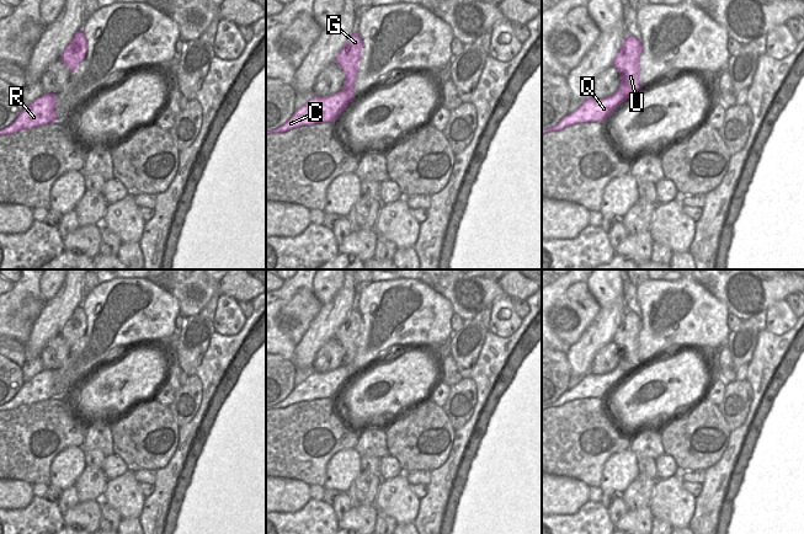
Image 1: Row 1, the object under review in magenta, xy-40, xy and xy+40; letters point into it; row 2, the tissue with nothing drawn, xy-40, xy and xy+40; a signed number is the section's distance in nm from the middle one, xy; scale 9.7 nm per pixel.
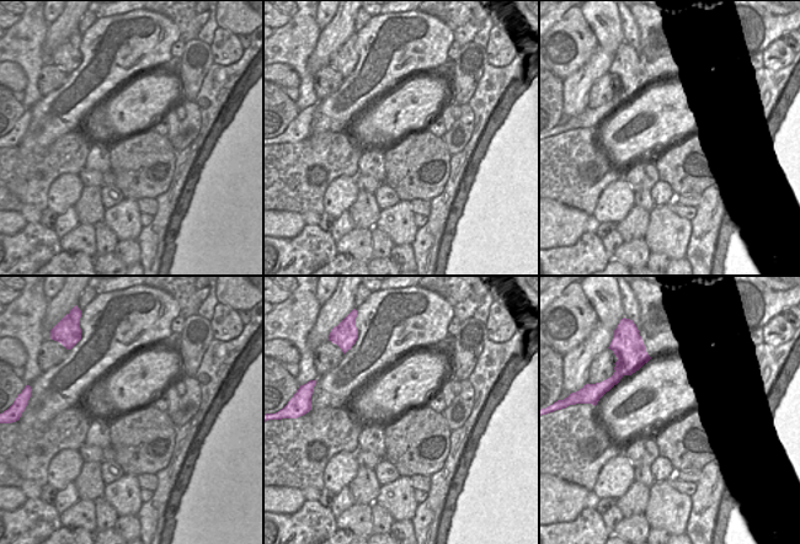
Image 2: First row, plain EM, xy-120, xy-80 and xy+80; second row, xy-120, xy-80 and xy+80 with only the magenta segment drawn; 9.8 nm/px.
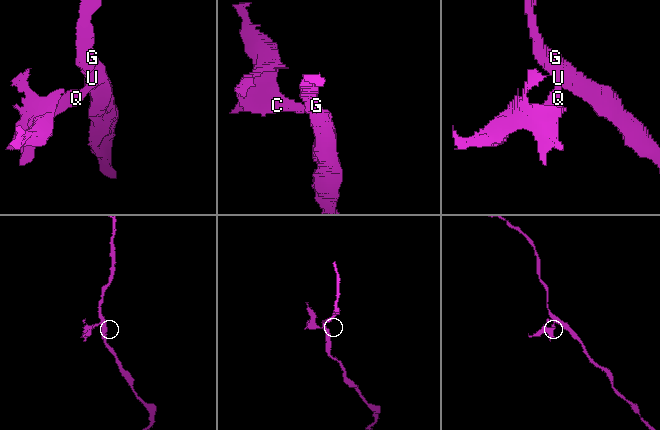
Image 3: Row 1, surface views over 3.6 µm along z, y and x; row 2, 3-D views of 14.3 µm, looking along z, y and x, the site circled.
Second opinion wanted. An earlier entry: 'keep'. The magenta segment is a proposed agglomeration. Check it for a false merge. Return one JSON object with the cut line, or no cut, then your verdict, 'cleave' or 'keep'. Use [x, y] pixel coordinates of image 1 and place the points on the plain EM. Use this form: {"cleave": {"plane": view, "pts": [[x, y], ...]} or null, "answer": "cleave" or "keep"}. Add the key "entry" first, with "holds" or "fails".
{"entry": "fails", "cleave": {"plane": "xy", "pts": [[342, 364], [351, 377]]}, "answer": "cleave"}

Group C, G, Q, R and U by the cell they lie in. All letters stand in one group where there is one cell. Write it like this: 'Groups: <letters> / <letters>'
Groups: C Q R / G U

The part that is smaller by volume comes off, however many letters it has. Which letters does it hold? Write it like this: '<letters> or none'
C, Q, R

